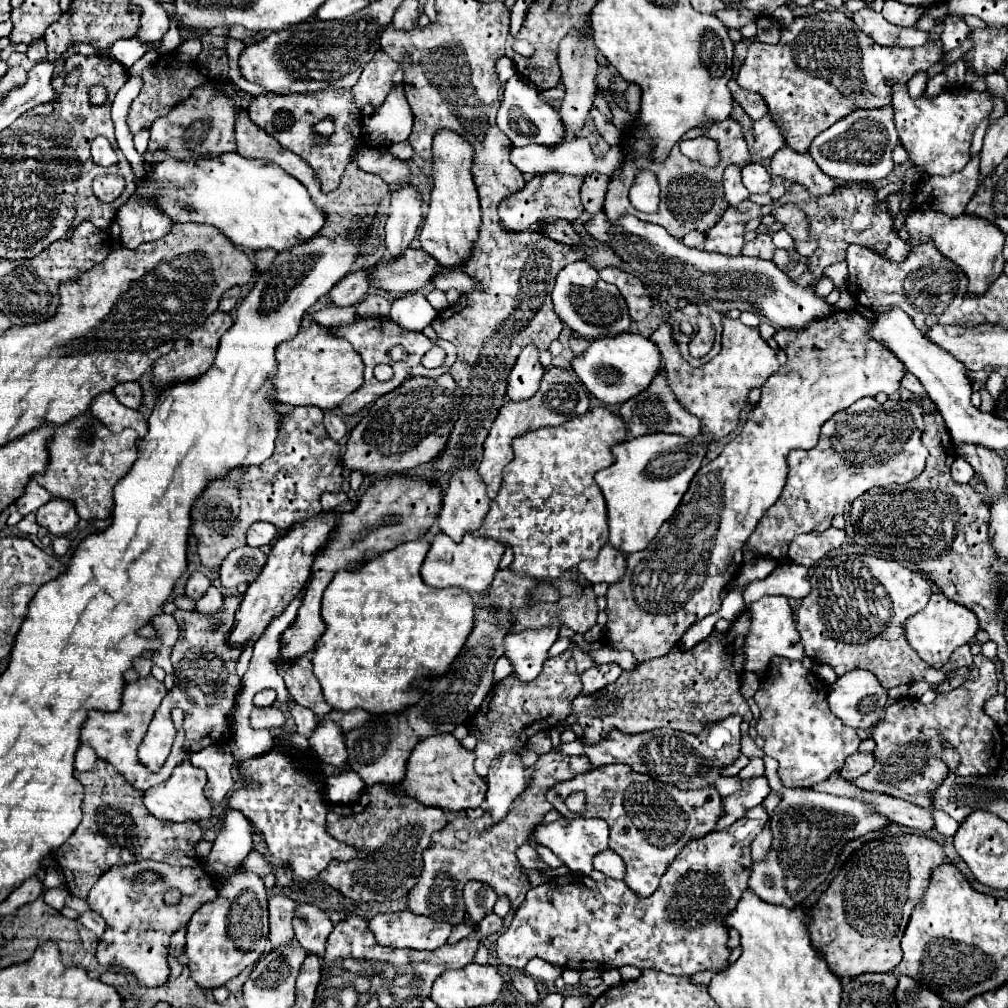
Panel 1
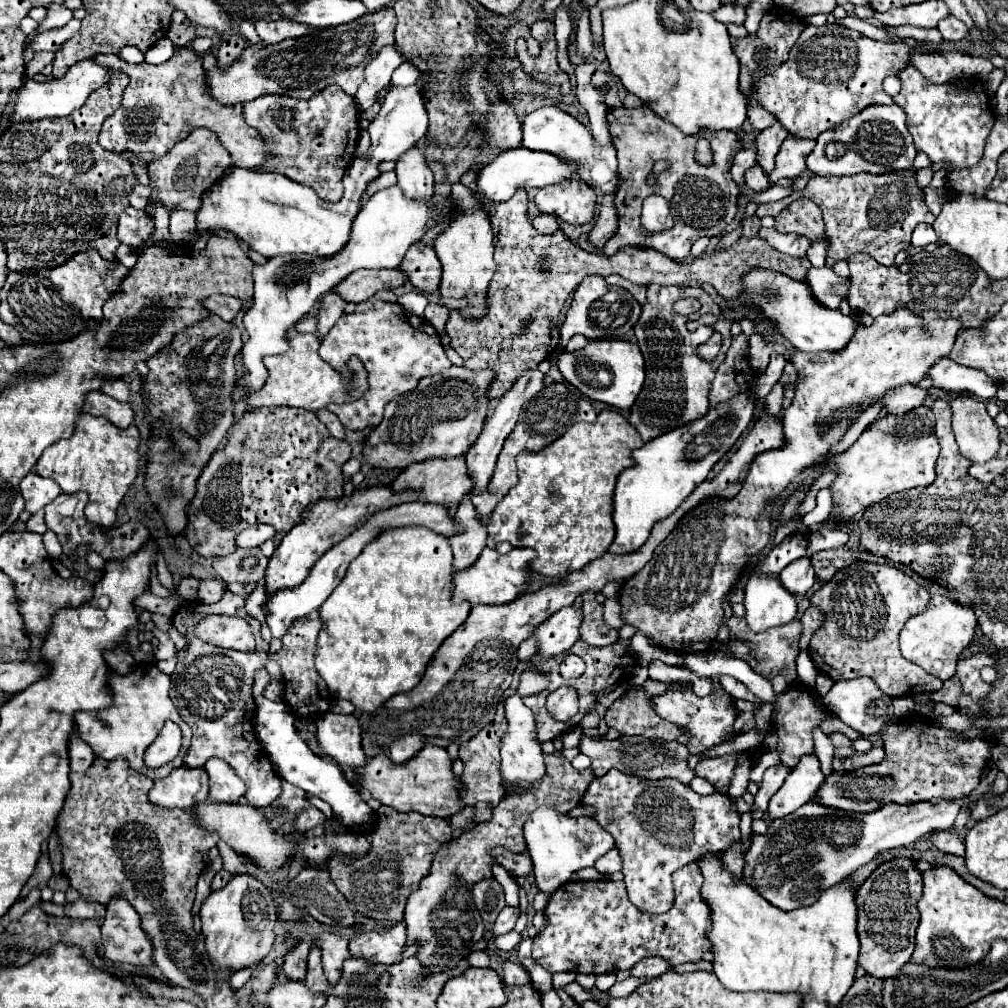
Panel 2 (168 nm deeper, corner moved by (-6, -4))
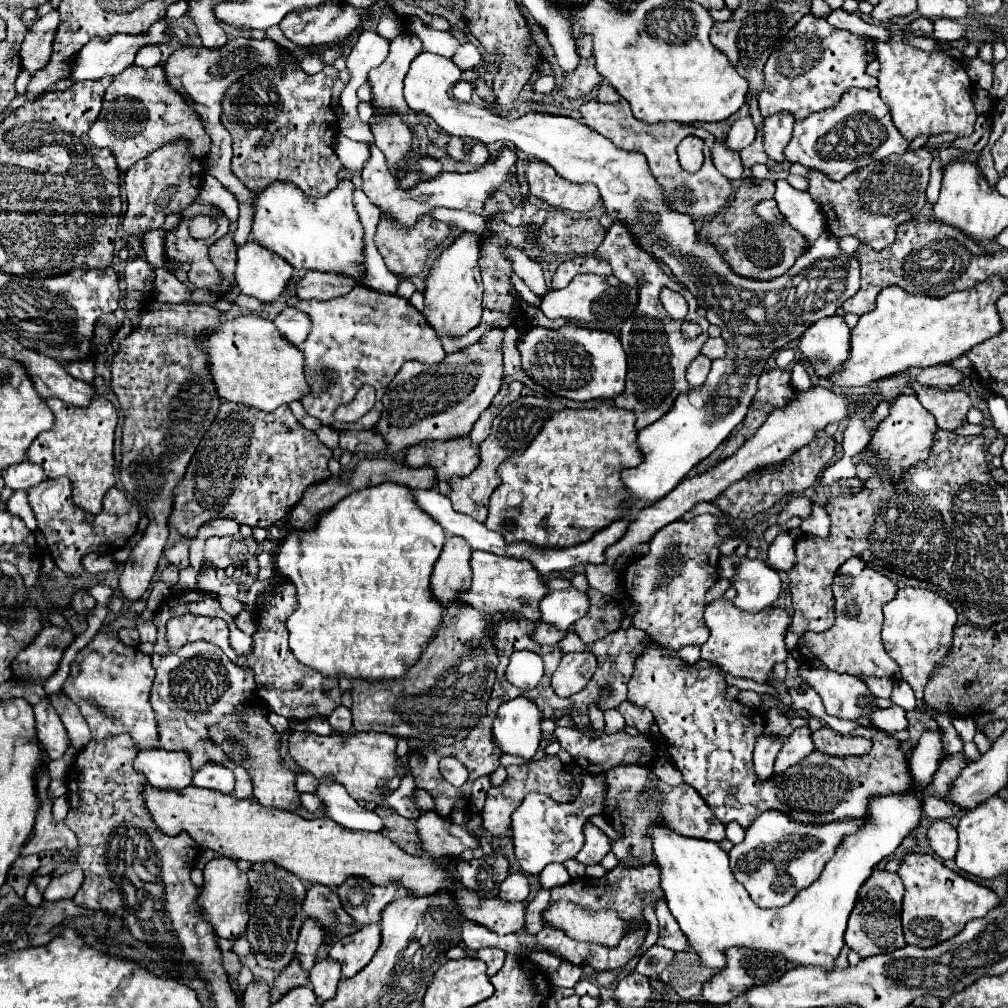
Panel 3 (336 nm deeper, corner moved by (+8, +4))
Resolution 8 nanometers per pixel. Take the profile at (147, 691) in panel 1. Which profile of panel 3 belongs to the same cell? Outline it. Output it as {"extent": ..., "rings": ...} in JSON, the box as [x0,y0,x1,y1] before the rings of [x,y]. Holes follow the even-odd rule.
{"extent":[63,631,159,749],"rings":[[[99,631],[87,647],[83,647],[71,663],[71,673],[63,691],[75,701],[89,723],[93,739],[105,739],[129,733],[139,749],[155,749],[159,745],[157,719],[149,703],[149,691],[155,677],[149,655],[137,647],[125,645],[113,631]]]}

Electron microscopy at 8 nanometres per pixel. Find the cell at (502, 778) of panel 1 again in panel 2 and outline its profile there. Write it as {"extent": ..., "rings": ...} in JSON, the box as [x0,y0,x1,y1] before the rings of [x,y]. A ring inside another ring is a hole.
{"extent":[501,695,545,793],"rings":[[[513,695],[505,701],[505,711],[507,711],[507,721],[509,721],[509,729],[503,737],[503,745],[501,745],[501,785],[505,789],[505,793],[511,793],[519,781],[527,781],[527,783],[535,783],[545,775],[545,763],[543,763],[543,751],[541,751],[541,743],[535,739],[535,717],[533,711],[527,709],[521,701],[519,695]]]}

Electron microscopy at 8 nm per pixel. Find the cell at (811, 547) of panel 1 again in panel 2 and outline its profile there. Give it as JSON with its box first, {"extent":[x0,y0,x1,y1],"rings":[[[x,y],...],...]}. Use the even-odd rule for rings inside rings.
{"extent":[807,529,849,557],"rings":[[[821,529],[817,533],[809,535],[809,545],[807,545],[807,557],[811,557],[817,551],[827,551],[827,549],[839,549],[849,541],[849,535],[843,531],[829,531]]]}

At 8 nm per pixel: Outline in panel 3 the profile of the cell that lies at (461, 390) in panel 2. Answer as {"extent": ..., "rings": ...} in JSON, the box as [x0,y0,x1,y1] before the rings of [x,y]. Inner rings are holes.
{"extent":[373,327,503,453],"rings":[[[493,327],[477,343],[447,355],[443,363],[425,365],[409,361],[395,375],[385,391],[385,411],[373,431],[379,431],[387,441],[387,451],[397,453],[421,441],[447,441],[469,433],[479,415],[493,403],[493,397],[503,385],[503,329]]]}

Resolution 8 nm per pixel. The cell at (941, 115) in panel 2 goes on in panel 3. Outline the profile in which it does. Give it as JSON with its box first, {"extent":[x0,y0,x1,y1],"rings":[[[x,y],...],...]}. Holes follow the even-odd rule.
{"extent":[875,23,977,141],"rings":[[[891,23],[889,39],[875,39],[879,69],[879,91],[881,99],[891,111],[893,123],[899,133],[913,141],[919,135],[939,135],[939,133],[955,133],[957,137],[965,137],[973,133],[973,125],[977,119],[971,95],[973,85],[961,61],[937,51],[925,53],[905,43],[905,31],[901,25]]]}

